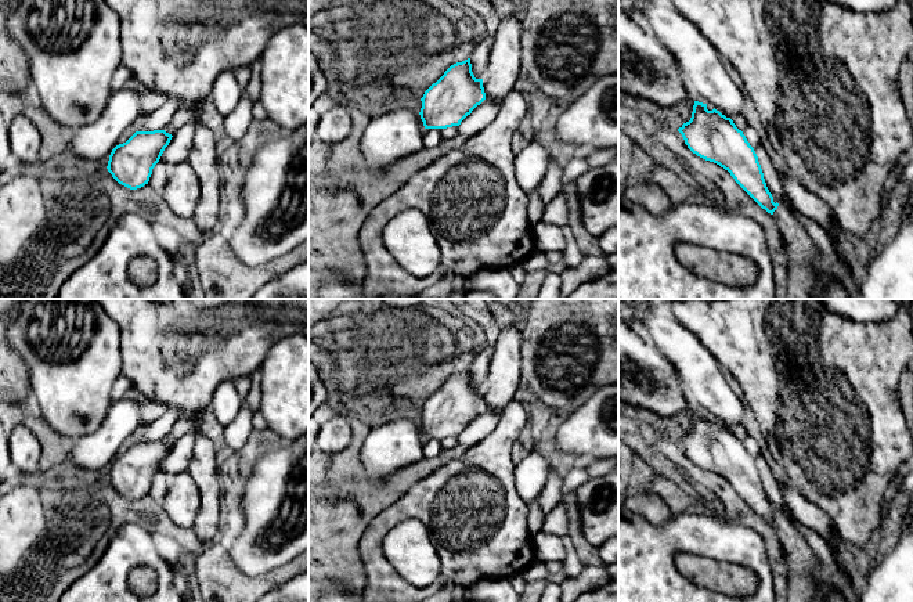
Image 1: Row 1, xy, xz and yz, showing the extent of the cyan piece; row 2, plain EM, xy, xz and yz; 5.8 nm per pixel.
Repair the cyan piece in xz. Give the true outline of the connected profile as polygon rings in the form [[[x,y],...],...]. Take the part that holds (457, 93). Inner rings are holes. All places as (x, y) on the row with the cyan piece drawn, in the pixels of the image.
[[[470,58],[451,65],[421,98],[425,129],[459,126],[486,100],[483,79],[472,72]]]

